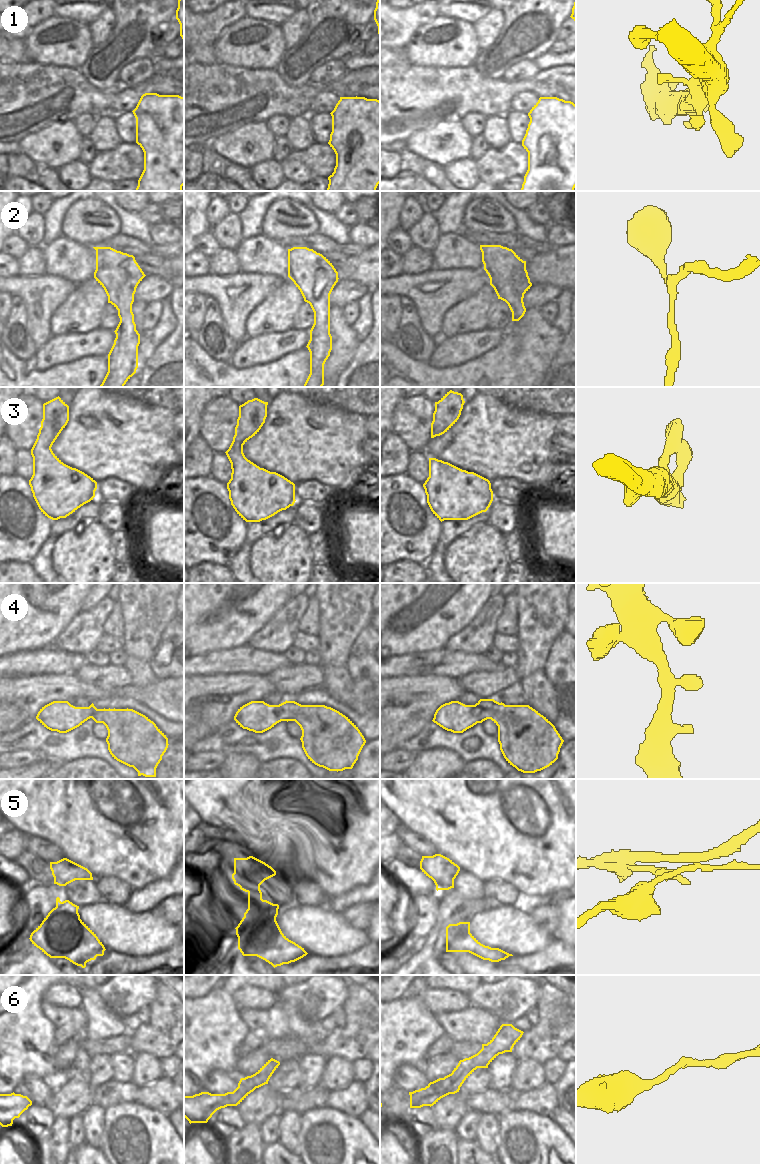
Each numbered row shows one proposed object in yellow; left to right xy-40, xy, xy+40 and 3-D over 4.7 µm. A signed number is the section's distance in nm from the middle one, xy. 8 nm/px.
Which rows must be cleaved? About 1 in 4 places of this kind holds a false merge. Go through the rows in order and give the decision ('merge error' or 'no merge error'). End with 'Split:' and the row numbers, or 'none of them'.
1: no merge error
2: no merge error
3: no merge error
4: no merge error
5: merge error
6: no merge error
Split: 5

